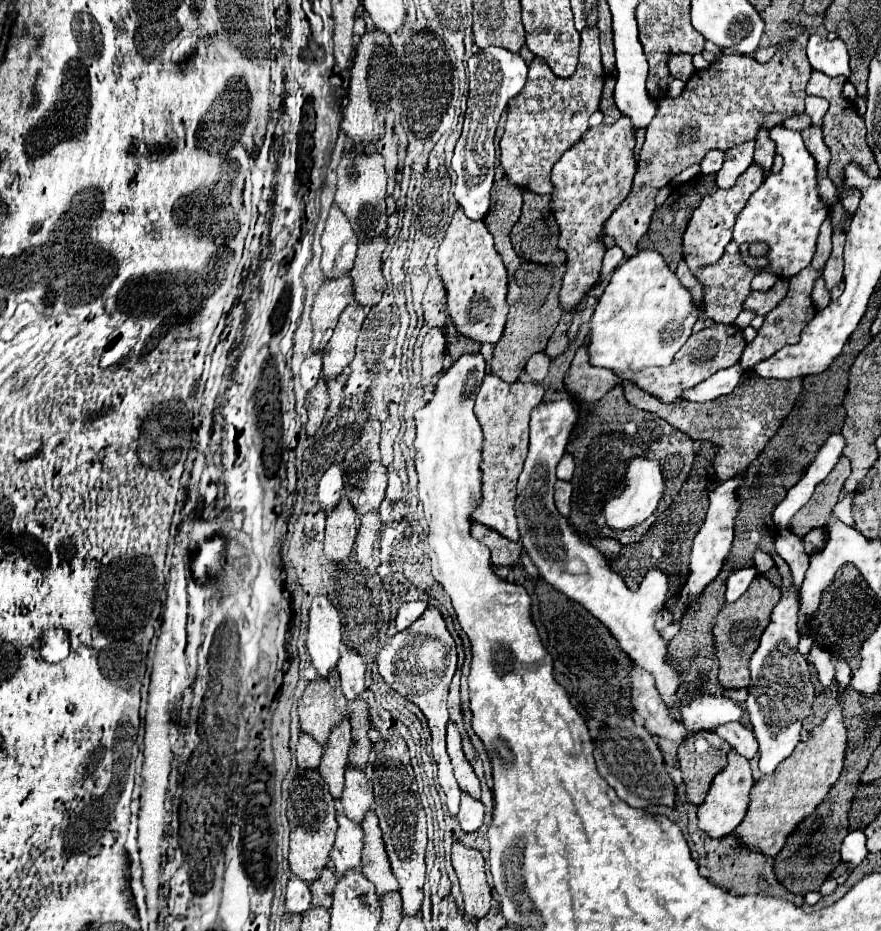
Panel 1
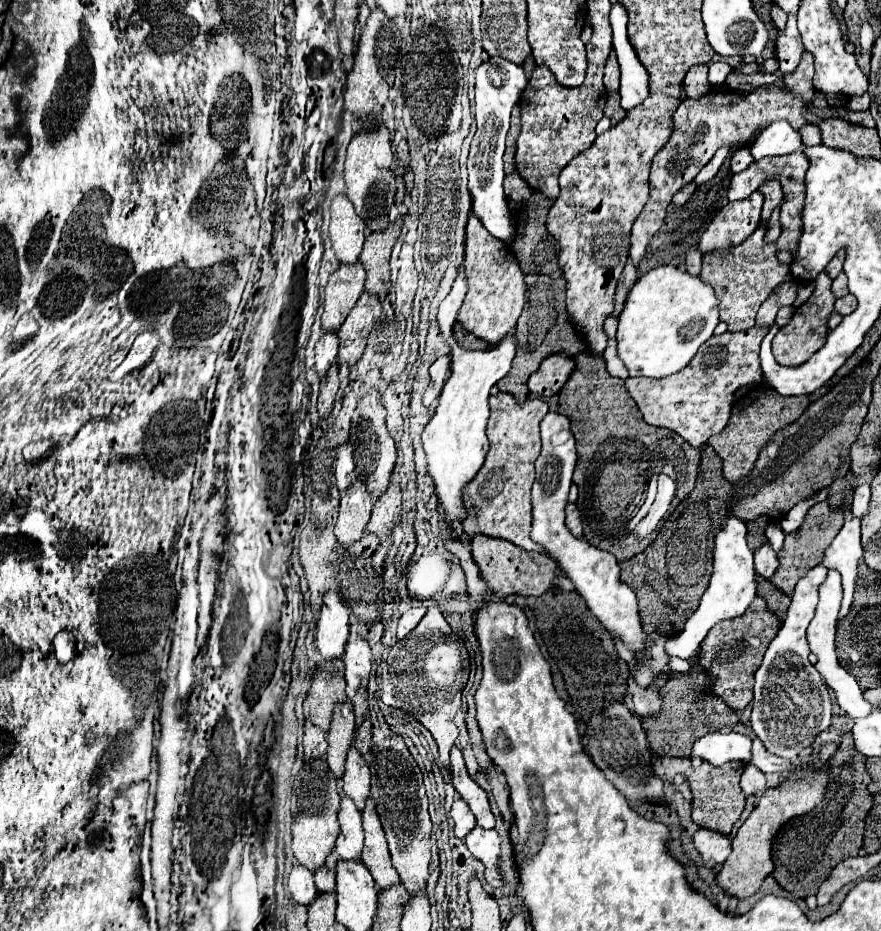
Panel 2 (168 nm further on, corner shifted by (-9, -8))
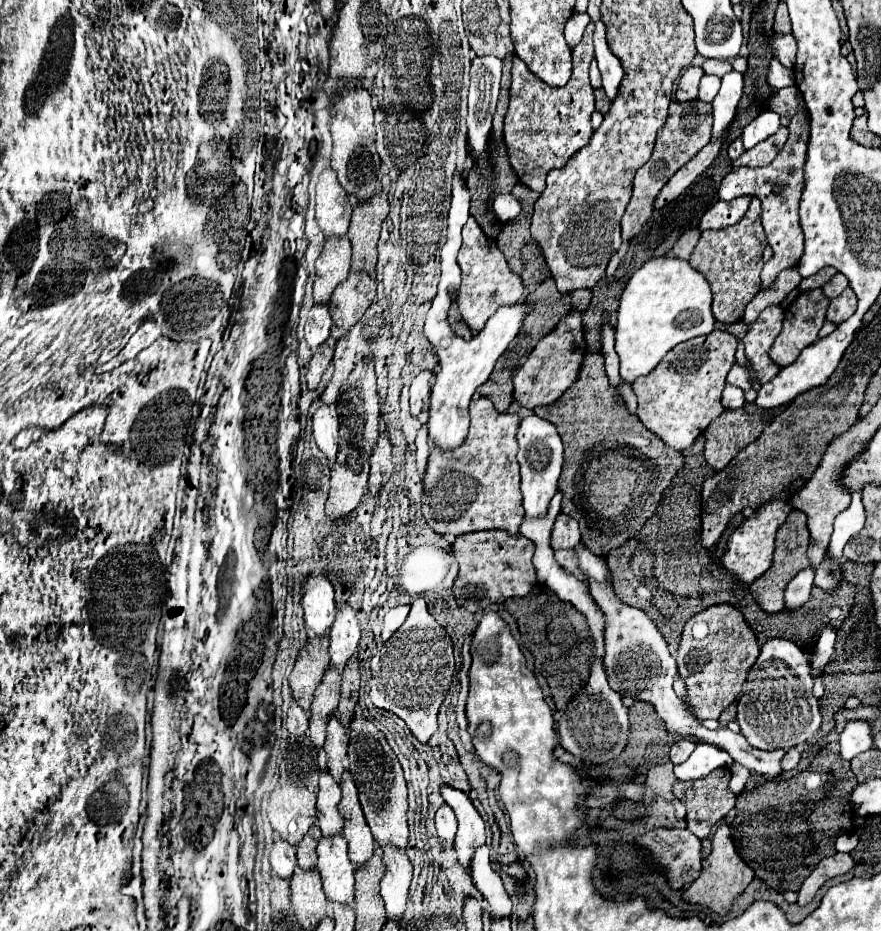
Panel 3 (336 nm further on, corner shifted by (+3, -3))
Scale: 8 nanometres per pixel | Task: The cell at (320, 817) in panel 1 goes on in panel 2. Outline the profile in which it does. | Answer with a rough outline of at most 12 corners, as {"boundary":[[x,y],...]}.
{"boundary":[[324,758],[294,780],[292,852],[316,872],[340,834]]}

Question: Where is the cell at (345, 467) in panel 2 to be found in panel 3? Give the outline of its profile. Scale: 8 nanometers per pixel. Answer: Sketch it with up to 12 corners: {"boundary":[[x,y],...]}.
{"boundary":[[322,405],[314,415],[314,437],[330,465],[338,453],[338,413]]}

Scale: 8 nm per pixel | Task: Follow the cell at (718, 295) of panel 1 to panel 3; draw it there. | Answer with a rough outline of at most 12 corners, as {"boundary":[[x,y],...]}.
{"boundary":[[760,199],[740,223],[704,231],[690,265],[712,313],[736,323],[760,291]]}

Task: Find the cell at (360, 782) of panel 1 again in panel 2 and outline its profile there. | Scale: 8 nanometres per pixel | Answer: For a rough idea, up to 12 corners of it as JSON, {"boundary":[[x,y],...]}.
{"boundary":[[356,748],[342,782],[358,810],[370,798],[370,770]]}

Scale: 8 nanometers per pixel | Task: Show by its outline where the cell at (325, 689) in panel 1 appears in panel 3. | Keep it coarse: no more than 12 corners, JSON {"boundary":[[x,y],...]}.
{"boundary":[[312,637],[290,673],[296,703],[308,711],[330,665],[328,637]]}

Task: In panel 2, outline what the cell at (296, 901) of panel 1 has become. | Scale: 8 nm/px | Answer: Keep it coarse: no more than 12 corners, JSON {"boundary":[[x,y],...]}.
{"boundary":[[300,864],[288,878],[292,898],[308,906],[318,896],[314,874]]}

